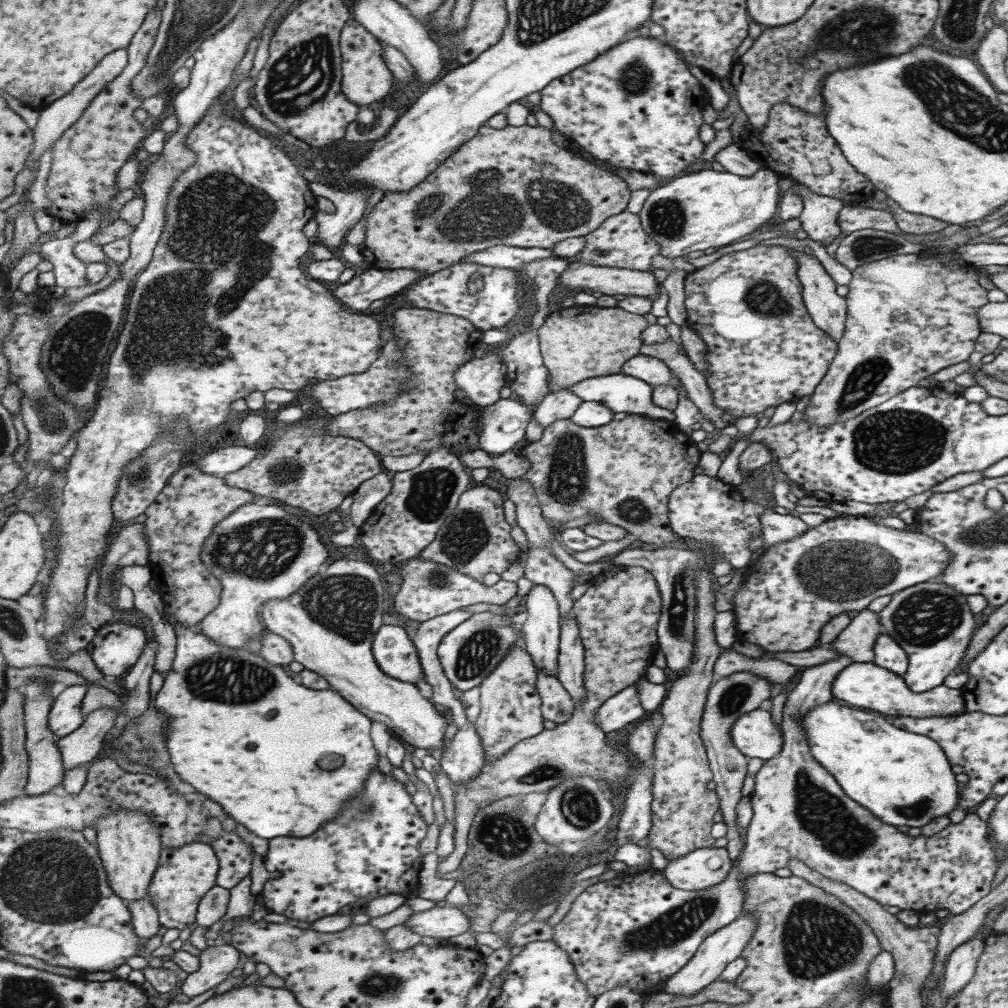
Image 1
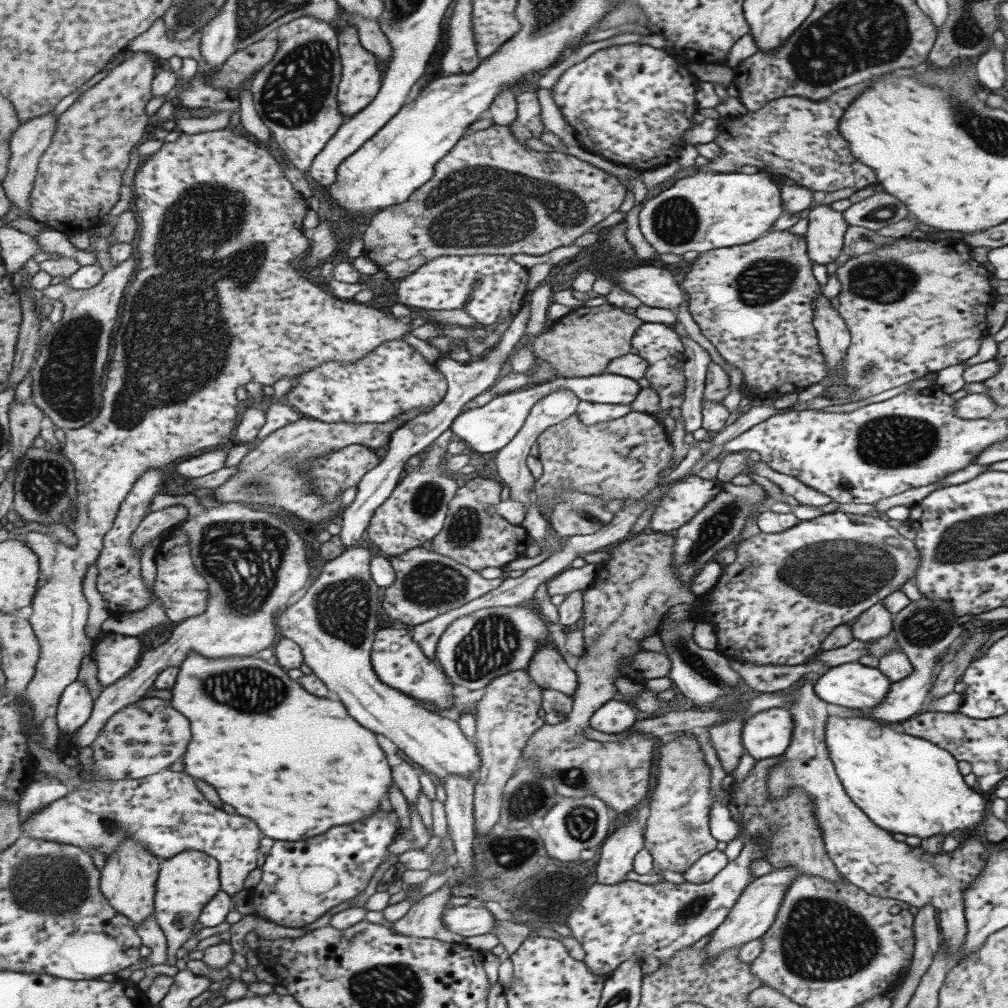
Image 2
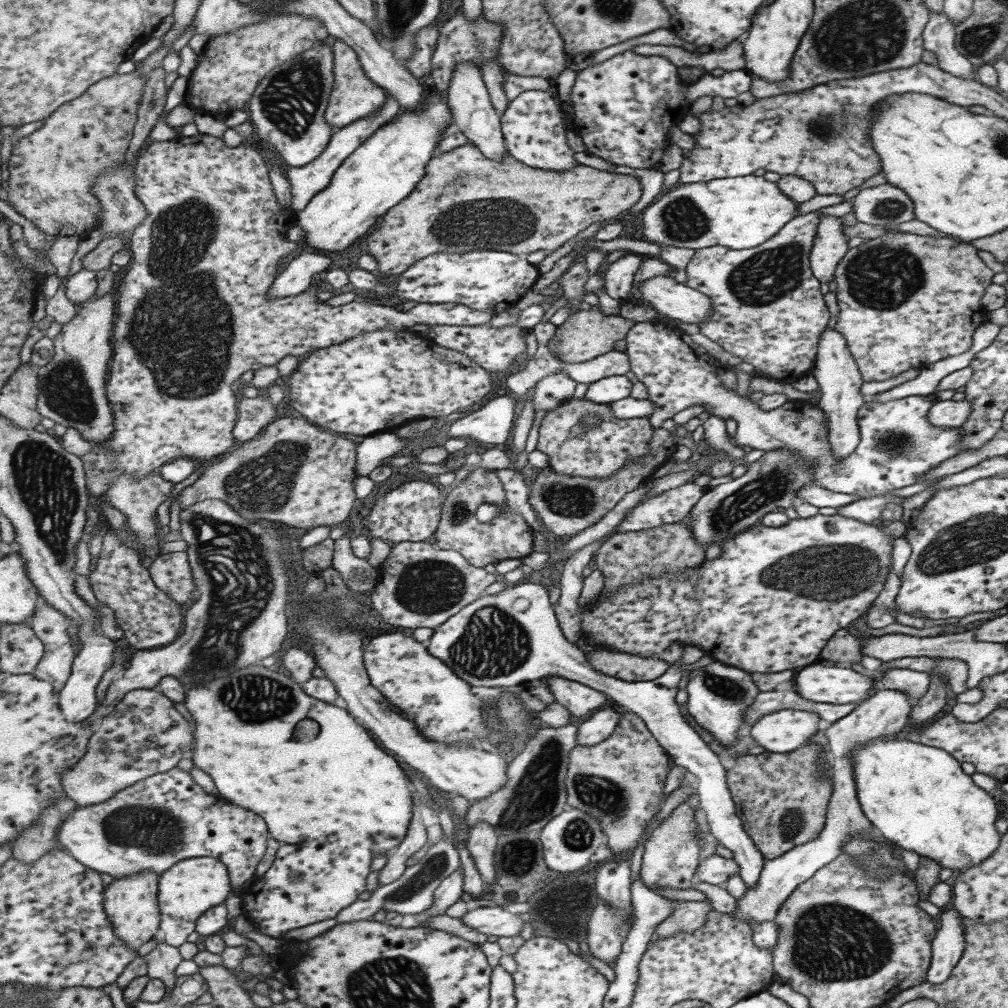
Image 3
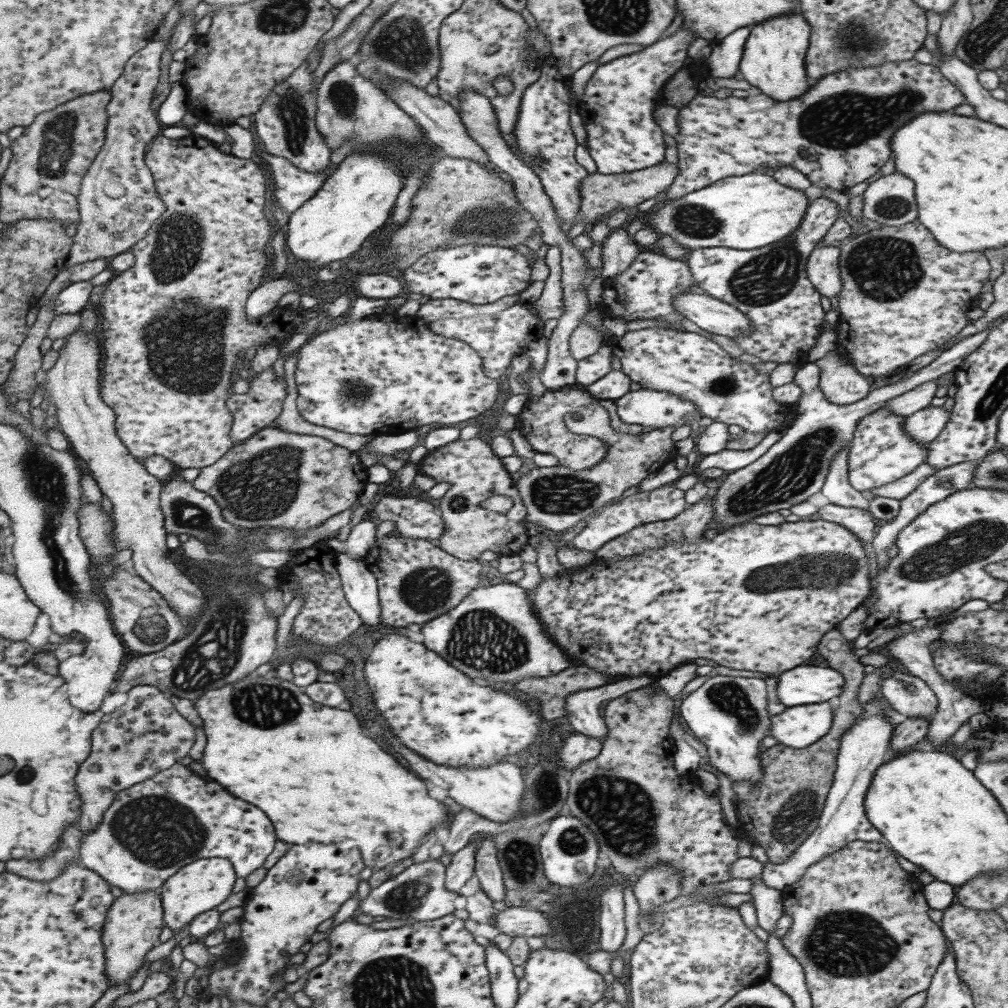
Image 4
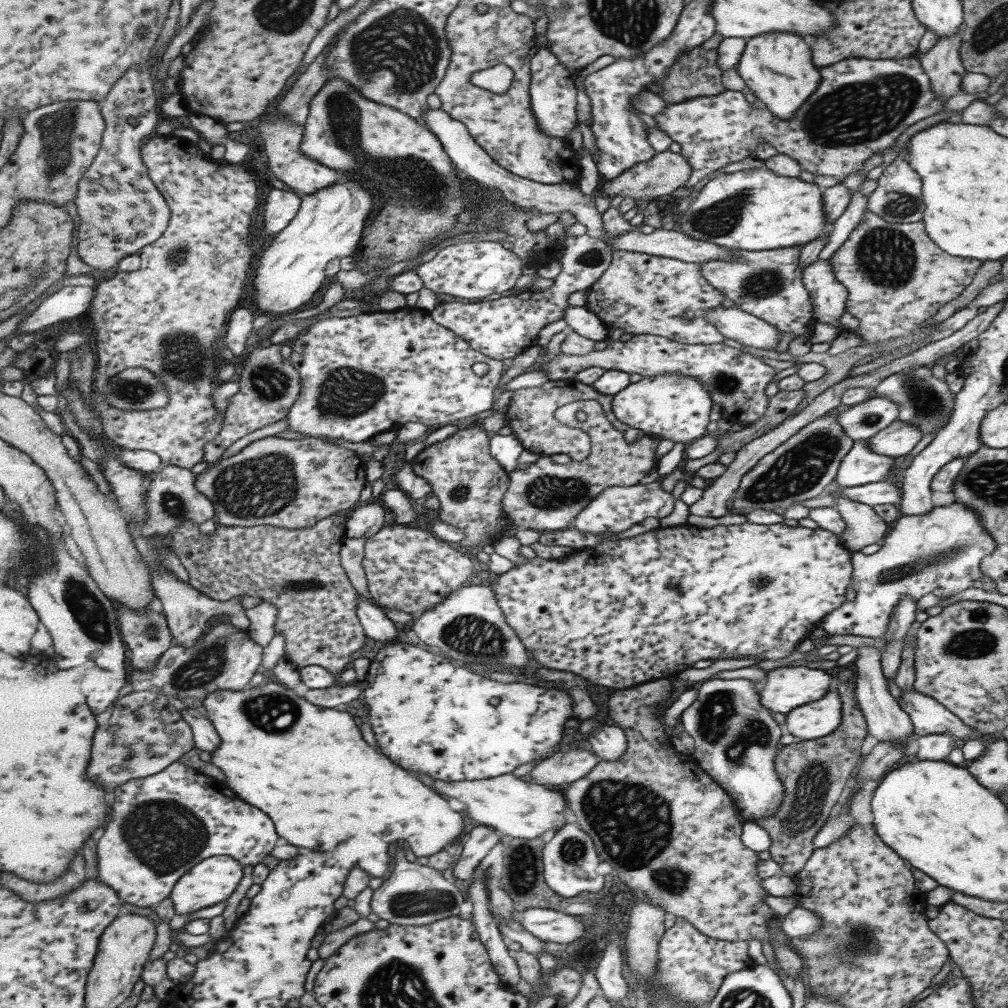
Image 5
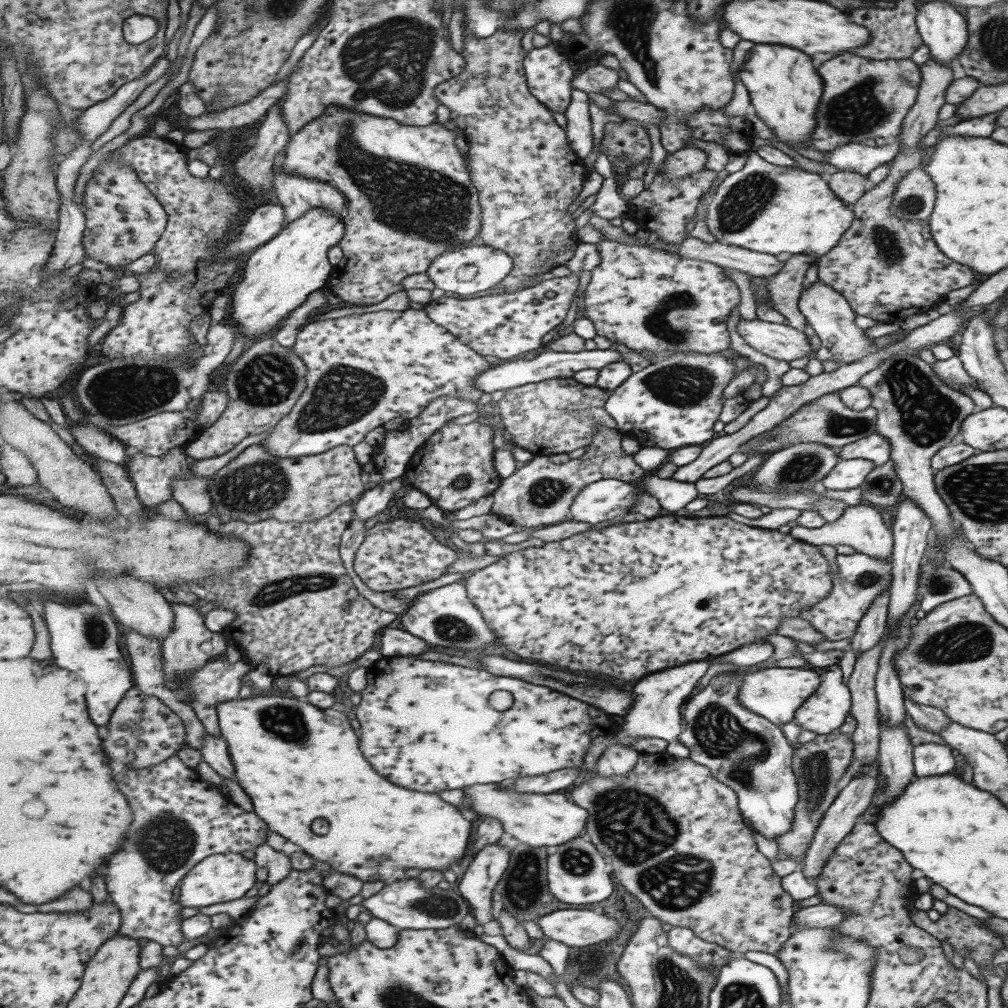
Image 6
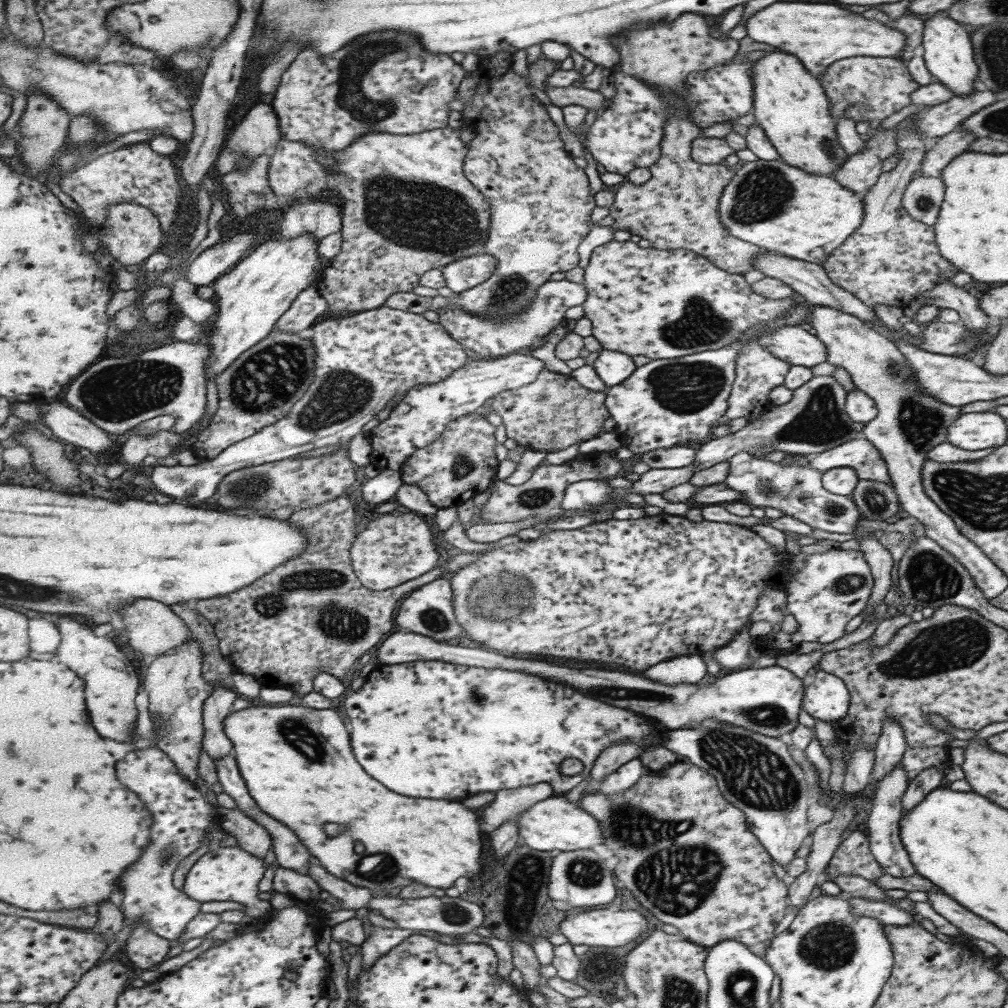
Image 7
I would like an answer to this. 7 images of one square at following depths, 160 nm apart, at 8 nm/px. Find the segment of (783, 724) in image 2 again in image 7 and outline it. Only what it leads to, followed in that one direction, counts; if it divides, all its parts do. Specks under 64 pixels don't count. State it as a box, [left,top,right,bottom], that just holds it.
[801,670,849,722]

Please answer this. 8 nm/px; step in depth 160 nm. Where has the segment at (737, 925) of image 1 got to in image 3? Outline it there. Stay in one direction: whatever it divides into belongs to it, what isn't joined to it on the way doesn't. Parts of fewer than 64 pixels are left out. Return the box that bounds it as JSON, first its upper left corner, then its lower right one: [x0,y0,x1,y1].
[730,688,913,925]

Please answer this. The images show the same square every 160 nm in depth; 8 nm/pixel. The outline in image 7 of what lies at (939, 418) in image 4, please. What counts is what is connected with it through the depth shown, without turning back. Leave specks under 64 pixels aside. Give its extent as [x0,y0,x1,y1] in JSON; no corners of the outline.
[805,438,891,484]

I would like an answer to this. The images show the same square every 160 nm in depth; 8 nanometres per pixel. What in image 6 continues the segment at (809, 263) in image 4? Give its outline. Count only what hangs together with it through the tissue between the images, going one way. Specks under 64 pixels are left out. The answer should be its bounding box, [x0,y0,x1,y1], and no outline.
[798,279,886,366]

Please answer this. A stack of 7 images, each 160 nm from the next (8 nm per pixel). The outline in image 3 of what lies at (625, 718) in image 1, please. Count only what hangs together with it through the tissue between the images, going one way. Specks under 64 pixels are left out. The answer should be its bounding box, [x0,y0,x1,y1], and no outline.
[576,707,619,747]

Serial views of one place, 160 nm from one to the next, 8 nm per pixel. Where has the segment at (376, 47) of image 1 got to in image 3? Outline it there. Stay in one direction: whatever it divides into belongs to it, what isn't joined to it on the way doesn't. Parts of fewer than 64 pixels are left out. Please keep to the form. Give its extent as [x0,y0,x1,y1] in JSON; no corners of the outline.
[326,38,388,130]

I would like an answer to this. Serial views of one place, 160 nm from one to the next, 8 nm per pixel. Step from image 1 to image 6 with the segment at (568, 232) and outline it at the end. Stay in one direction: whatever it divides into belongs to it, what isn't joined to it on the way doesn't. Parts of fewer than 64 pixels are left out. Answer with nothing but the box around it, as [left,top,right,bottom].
[658,147,707,178]

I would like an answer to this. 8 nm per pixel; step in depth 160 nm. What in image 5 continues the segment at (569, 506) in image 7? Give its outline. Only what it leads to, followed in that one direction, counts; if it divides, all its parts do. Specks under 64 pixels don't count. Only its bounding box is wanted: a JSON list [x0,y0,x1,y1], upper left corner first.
[571,480,673,536]

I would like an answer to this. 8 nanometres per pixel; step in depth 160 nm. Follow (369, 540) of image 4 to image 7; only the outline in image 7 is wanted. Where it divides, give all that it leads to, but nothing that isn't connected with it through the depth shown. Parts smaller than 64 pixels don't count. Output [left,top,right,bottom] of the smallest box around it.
[362,468,404,505]

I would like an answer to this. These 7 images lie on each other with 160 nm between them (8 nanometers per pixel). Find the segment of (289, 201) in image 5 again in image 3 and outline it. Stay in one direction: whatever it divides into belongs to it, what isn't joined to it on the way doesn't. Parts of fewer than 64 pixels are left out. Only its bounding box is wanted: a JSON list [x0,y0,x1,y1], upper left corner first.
[285,95,403,212]

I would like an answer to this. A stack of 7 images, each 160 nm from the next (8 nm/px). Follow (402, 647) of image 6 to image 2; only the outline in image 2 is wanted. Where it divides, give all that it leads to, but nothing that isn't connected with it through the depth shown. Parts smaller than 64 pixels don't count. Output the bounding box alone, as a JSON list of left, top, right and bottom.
[339,346,512,546]

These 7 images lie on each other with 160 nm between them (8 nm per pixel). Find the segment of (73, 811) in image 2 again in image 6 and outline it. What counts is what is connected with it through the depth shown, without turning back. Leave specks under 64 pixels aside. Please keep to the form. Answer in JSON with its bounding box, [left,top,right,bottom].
[107,755,270,946]

